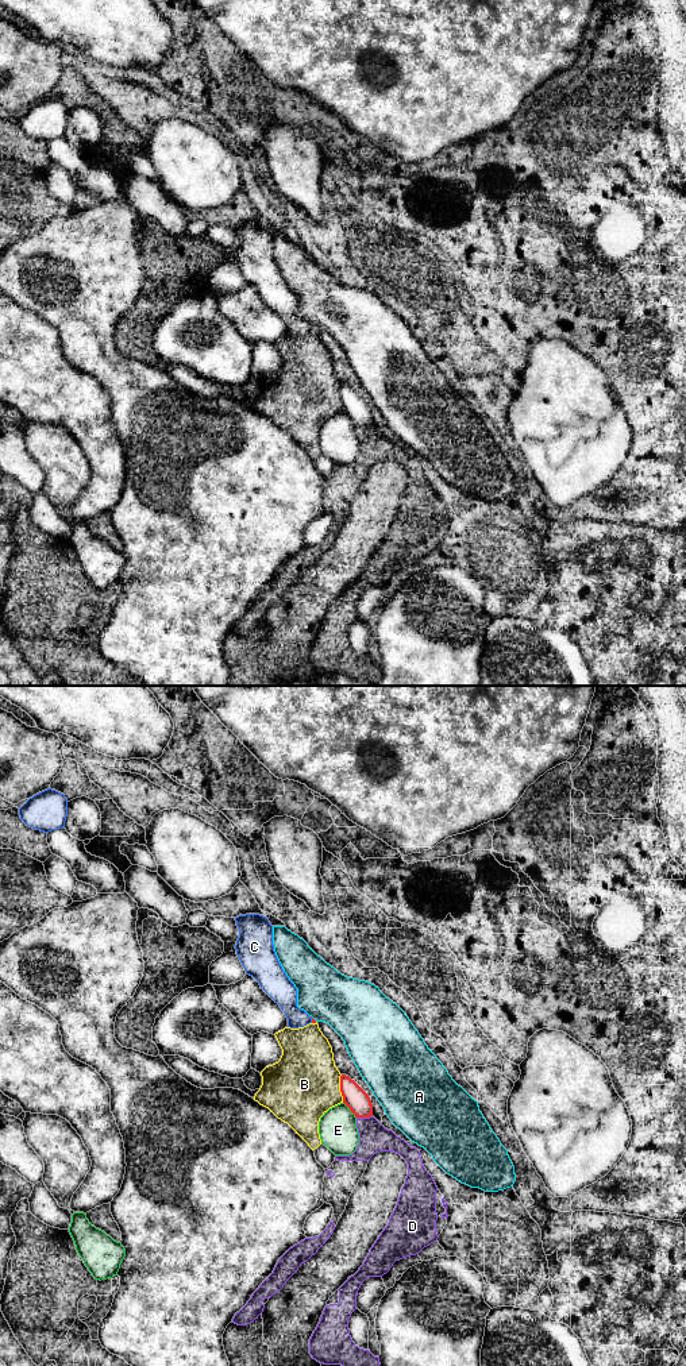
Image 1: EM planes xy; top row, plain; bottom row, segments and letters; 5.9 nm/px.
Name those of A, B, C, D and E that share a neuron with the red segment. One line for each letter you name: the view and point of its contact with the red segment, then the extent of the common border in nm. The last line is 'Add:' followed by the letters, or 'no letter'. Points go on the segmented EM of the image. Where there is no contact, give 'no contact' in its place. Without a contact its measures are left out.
C: meets red in xy at (312, 1019); contact 40 nm long
Add: C

